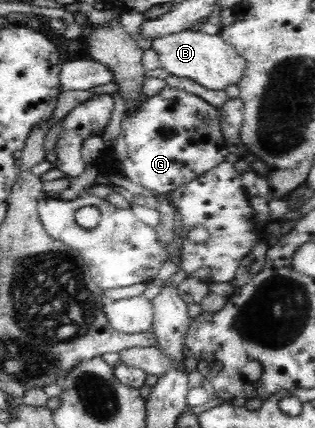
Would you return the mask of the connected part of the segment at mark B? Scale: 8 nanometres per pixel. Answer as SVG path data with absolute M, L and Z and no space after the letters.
M183 30L179 33L155 38L151 49L159 55L161 68L170 75L189 78L209 90L223 90L231 84L238 86L247 69L247 60L242 58L231 44L223 41L220 34L215 36L205 32Z

